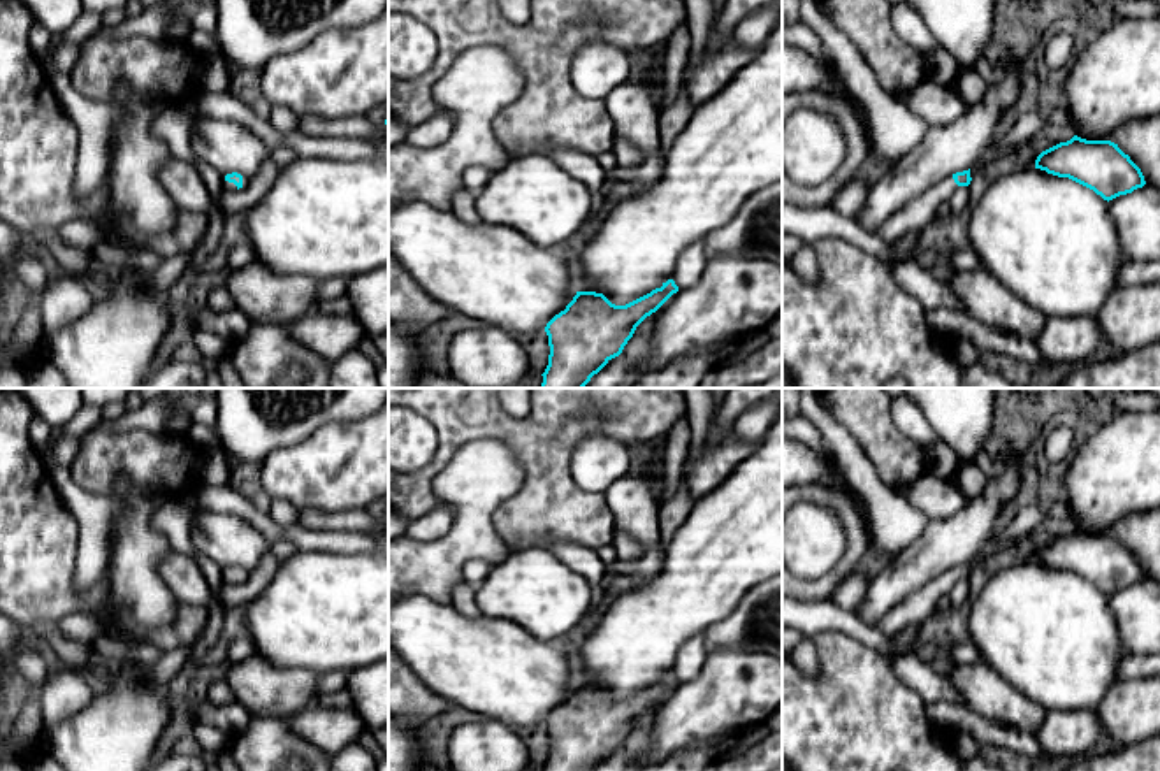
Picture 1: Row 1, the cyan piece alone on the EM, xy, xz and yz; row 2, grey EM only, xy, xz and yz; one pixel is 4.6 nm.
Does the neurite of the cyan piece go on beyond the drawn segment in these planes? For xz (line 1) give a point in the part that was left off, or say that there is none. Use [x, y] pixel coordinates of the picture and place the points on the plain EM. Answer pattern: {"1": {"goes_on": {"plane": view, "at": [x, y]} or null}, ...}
{"1": {"goes_on": null}}

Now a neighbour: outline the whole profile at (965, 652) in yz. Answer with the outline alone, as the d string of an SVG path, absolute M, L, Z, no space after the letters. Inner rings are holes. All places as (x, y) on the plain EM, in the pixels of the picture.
M944 636L942 653L951 660L951 664L977 664L982 662L979 650L968 639L963 643L953 643L949 636Z

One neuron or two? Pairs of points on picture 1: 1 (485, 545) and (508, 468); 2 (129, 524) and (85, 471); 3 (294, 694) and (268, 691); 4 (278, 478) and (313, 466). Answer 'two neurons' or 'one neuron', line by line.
1: one neuron
2: two neurons
3: one neuron
4: one neuron

